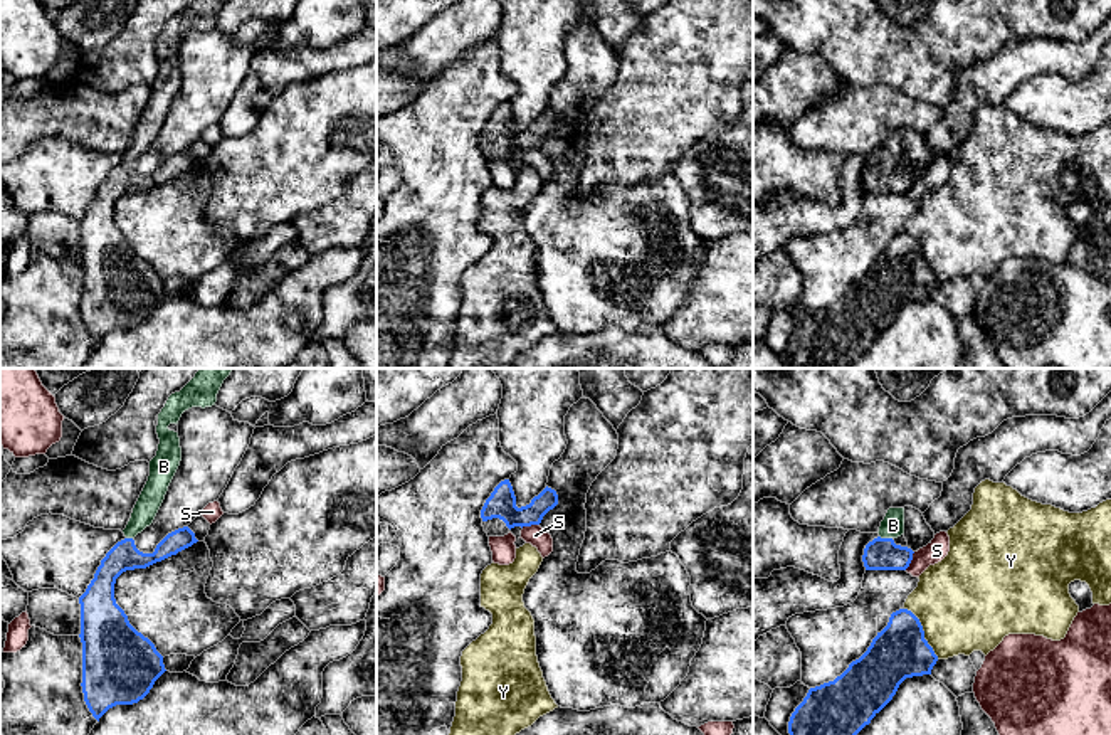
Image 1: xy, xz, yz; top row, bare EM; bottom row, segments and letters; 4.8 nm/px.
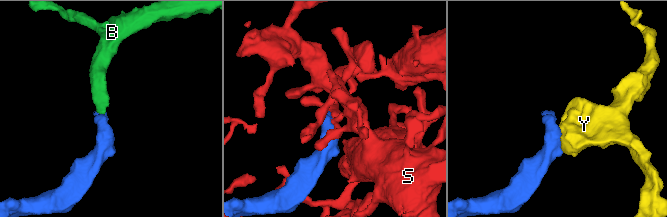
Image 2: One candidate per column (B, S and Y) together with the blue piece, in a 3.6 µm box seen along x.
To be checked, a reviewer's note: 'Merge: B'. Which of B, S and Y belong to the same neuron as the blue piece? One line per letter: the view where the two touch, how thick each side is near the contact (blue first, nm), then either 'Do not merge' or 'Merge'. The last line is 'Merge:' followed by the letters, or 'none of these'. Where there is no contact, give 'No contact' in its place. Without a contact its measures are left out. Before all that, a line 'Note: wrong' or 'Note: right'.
Note: right
B: Touches blue in yz. Thickness 160 nm (blue) against 110 nm. Merge
S: Touches blue in yz. Thickness 160 nm (blue) against 100 nm. Do not merge
Y: Touches blue in yz. Thickness 260 nm (blue) against 460 nm. Do not merge
Merge: B

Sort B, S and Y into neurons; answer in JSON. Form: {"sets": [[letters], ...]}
{"sets": [["B"], ["S"], ["Y"]]}

